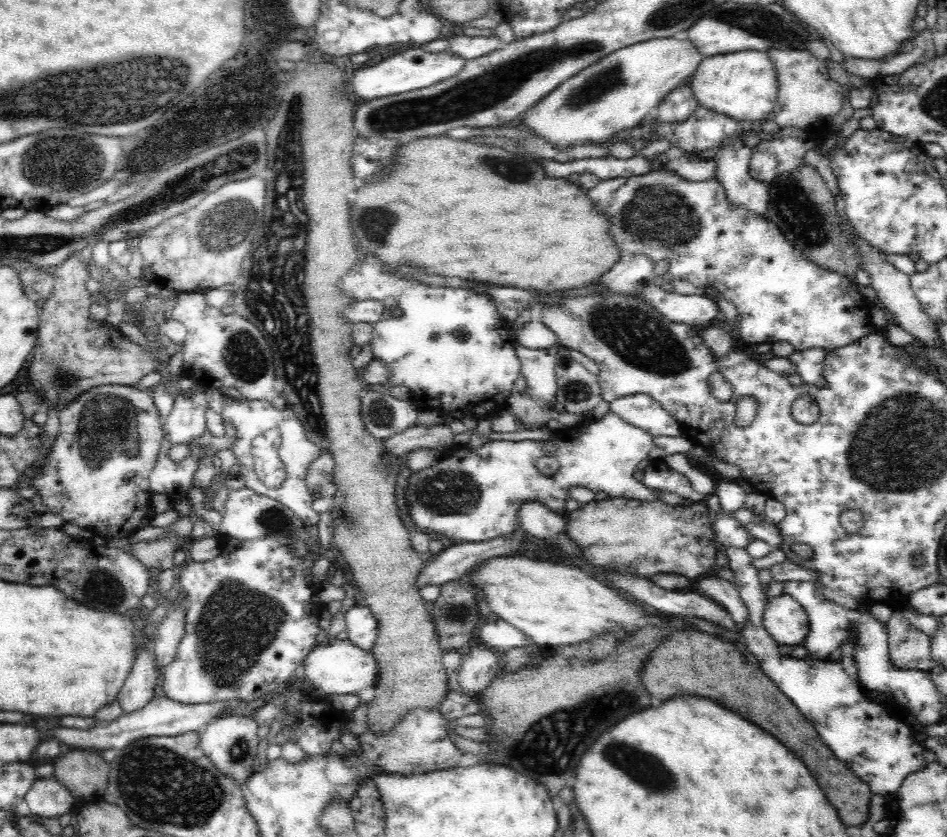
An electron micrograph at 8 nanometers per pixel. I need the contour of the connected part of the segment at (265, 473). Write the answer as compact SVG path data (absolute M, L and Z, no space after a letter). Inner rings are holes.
M278 429L268 430L252 439L254 468L260 480L268 488L277 487L285 475L283 464L278 458L278 448L280 448Z

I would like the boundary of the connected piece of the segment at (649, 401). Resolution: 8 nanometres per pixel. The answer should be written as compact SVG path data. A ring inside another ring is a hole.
M647 394L621 396L609 402L609 410L628 424L655 436L680 436L681 426L659 402Z

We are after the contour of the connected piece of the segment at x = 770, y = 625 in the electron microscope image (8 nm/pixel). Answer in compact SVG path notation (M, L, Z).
M788 593L767 597L761 616L762 626L778 645L802 645L808 636L807 614L801 604Z

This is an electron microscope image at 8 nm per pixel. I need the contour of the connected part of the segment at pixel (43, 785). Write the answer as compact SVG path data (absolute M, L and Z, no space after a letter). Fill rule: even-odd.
M53 776L35 781L25 794L25 801L33 816L57 817L72 811L76 799Z

